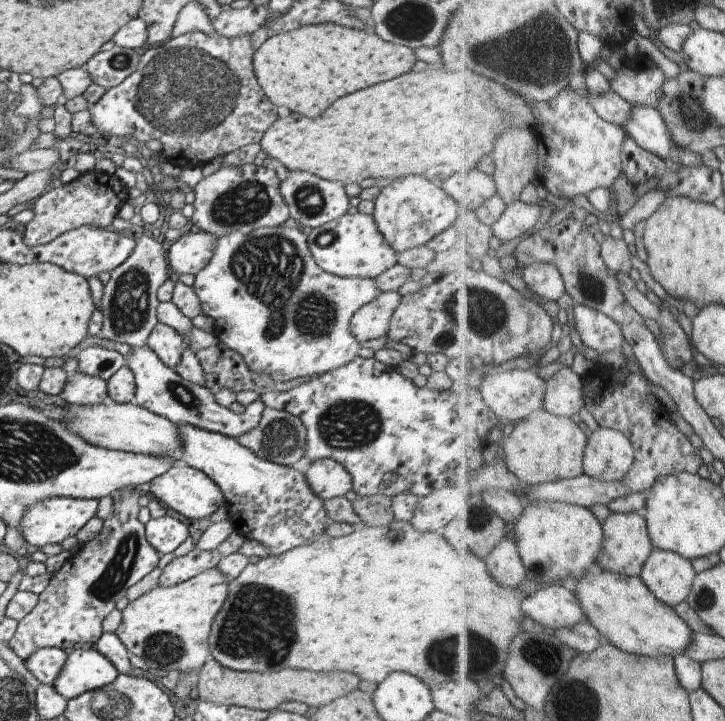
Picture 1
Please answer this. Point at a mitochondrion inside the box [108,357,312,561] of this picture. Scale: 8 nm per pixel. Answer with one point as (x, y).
(279, 438)

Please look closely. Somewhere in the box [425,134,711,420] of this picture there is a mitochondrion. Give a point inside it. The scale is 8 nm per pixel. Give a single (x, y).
(480, 315)

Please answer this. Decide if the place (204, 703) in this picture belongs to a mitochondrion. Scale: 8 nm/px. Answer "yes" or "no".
no

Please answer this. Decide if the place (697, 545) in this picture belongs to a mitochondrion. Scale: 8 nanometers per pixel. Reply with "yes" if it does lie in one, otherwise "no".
no

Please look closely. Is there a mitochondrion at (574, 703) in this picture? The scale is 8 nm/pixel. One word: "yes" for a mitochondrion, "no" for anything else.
yes

